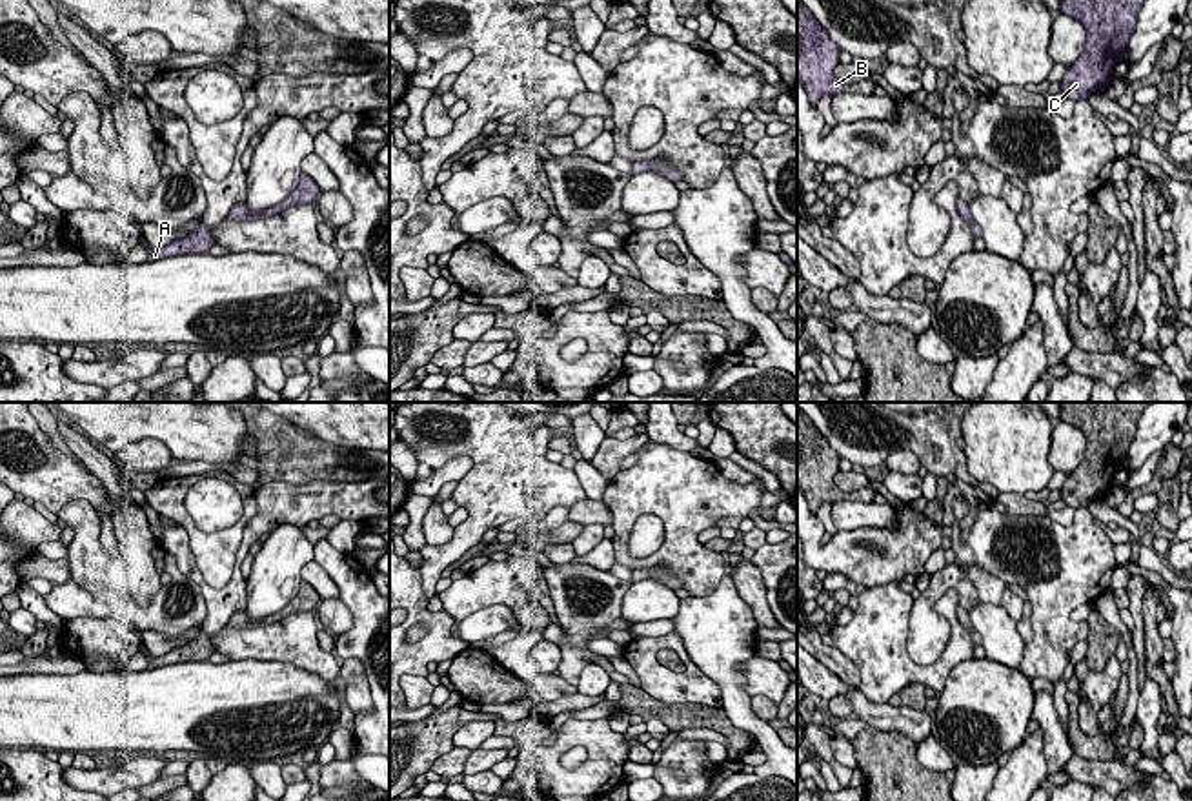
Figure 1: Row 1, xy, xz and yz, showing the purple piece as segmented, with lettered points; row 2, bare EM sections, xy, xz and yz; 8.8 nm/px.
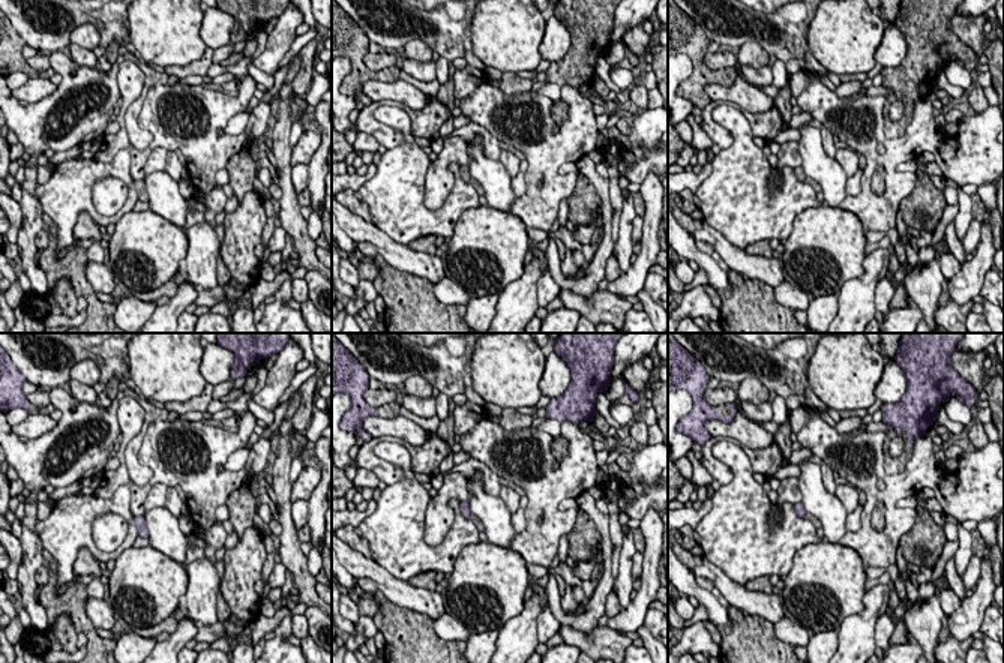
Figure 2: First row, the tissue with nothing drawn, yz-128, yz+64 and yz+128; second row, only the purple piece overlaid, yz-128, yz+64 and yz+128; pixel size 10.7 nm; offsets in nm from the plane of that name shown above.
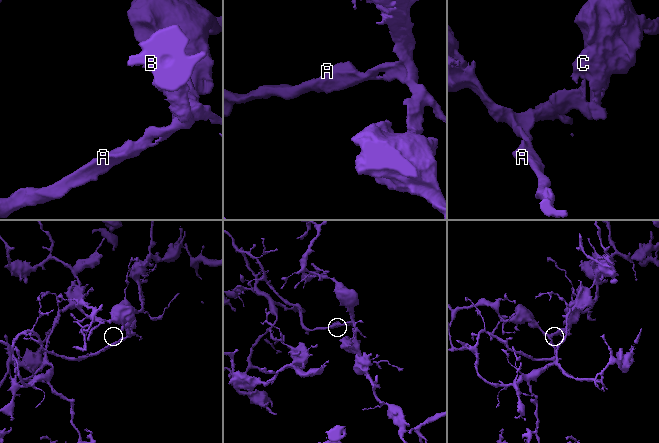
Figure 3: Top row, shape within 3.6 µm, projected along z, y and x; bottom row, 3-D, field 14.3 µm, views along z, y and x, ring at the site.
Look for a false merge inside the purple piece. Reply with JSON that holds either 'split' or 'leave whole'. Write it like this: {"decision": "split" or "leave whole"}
{"decision": "leave whole"}

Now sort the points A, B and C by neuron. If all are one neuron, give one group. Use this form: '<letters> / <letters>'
A B C

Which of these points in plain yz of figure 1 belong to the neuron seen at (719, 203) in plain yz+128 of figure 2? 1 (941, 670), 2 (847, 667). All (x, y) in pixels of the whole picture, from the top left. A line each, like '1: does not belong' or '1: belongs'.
1: belongs
2: does not belong

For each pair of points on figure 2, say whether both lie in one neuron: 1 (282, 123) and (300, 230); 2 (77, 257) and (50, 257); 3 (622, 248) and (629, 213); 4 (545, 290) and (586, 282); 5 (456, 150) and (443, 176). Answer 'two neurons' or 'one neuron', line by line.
1: one neuron
2: one neuron
3: one neuron
4: two neurons
5: one neuron

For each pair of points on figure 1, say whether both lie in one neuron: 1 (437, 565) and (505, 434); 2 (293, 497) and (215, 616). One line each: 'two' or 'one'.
1: one
2: one

